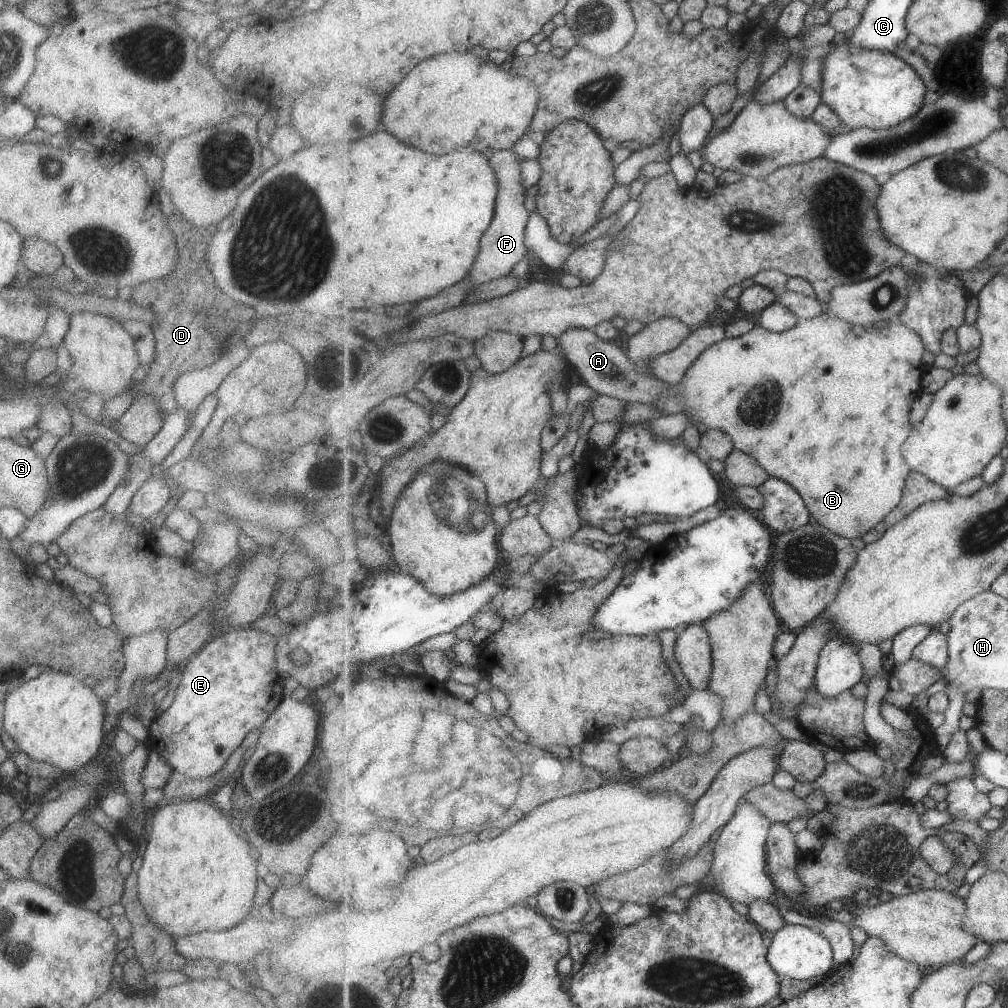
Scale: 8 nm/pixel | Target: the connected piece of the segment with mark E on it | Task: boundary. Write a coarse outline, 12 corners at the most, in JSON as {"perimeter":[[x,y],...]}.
{"perimeter":[[276,637],[209,639],[145,743],[220,772],[284,698]]}

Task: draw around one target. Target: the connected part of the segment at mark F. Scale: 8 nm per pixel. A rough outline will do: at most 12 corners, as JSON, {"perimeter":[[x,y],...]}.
{"perimeter":[[489,155],[501,192],[497,217],[467,277],[472,288],[509,276],[529,256],[522,164]]}

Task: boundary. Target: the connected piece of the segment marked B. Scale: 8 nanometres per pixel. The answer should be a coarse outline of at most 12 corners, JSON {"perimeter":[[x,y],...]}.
{"perimeter":[[827,311],[679,385],[863,538],[901,505],[925,339]]}

